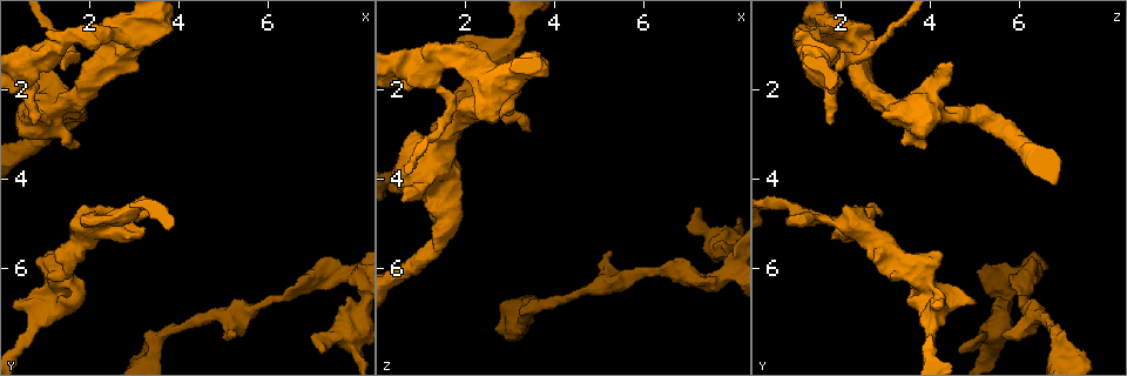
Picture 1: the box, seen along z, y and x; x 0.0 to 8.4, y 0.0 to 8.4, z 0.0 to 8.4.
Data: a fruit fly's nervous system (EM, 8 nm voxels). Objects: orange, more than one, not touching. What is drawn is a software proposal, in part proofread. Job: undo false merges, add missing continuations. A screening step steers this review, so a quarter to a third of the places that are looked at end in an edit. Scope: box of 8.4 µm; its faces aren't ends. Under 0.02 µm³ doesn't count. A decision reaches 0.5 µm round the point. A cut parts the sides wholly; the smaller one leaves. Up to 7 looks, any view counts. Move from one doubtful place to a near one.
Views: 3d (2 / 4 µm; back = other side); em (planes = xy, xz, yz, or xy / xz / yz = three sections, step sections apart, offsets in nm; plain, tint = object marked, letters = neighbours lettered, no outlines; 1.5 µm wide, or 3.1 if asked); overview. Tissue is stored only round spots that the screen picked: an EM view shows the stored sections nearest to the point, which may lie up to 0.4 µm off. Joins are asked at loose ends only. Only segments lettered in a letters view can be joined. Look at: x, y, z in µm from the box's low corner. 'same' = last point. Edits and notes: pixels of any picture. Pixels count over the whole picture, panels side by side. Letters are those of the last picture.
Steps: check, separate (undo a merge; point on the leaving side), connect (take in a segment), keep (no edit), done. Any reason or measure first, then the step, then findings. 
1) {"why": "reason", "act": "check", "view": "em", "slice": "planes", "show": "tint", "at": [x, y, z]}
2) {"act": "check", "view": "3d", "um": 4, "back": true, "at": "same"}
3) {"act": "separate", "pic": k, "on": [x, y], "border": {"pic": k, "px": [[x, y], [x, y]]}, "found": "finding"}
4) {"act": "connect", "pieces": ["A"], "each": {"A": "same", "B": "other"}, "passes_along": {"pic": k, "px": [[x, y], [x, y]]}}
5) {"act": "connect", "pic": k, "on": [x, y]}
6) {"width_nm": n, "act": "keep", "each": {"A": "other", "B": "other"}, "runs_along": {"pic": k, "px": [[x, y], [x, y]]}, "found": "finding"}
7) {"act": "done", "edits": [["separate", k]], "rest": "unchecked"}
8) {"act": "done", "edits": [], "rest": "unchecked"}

{"why": "free end", "act": "check", "view": "3d", "um": 2, "at": [5.25, 7.45, 5.70]}

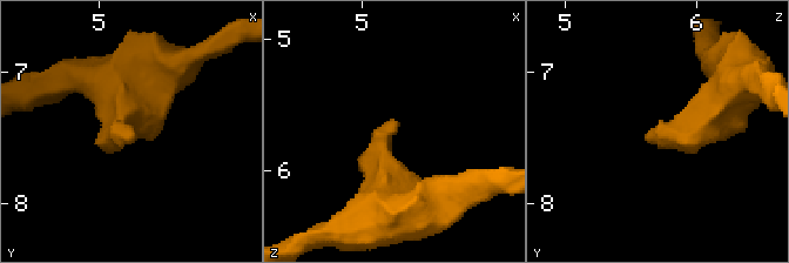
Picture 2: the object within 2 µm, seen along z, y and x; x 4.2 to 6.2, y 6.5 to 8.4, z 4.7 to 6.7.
{"why": "need the tissue", "act": "check", "view": "em", "slice": "planes", "show": "letters", "at": [5.26, 7.52, 5.66]}

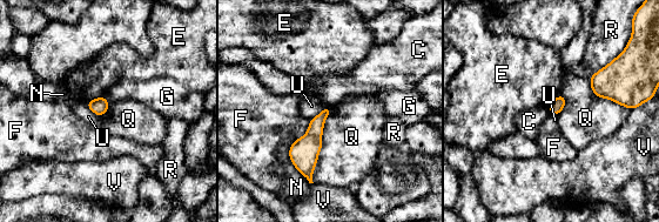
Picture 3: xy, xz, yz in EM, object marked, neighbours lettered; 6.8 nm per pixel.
{"act": "keep", "each": {"C": "other", "E": "other", "F": "other", "G": "other", "N": "other", "Q": "other", "R": "other", "U": "other", "V": "other"}, "found": "none of them fits"}

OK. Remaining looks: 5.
{"why": "free end", "act": "check", "view": "3d", "um": 2, "at": [3.20, 5.10, 2.05]}

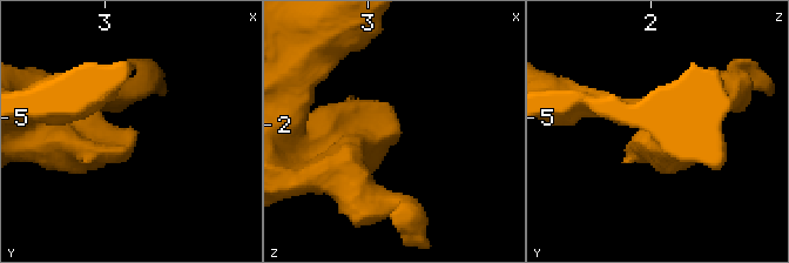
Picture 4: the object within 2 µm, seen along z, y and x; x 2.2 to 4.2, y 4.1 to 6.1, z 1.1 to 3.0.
{"act": "check", "view": "em", "slice": "xy", "step": 8, "show": "letters", "at": [3.24, 5.12, 1.98]}

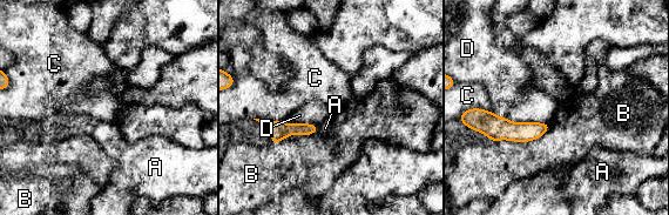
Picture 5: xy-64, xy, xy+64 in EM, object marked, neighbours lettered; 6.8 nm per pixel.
{"act": "check", "view": "em", "slice": "planes", "show": "letters", "at": "same"}

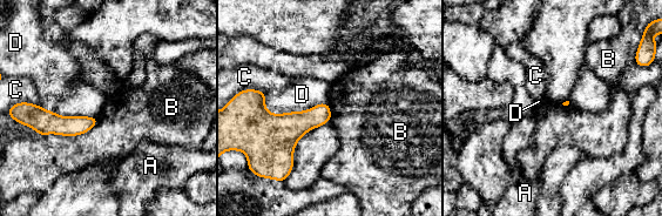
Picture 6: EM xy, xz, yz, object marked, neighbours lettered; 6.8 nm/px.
{"act": "keep", "each": {"A": "other", "B": "other", "C": "other", "D": "other"}, "border": {"pic": 6, "px": [[99, 116], [81, 134], [38, 135]]}, "found": "no lettered segment goes on from it"}

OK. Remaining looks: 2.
{"why": "touches itself", "act": "check", "view": "em", "slice": "xy", "step": 8, "show": "tint", "at": [1.55, 1.35, 2.10]}

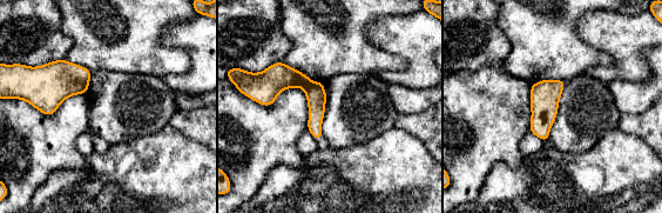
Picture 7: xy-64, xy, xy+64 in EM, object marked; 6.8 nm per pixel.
{"why": "see the neighbours", "act": "check", "view": "em", "slice": "xy", "step": 8, "show": "letters", "at": "same"}

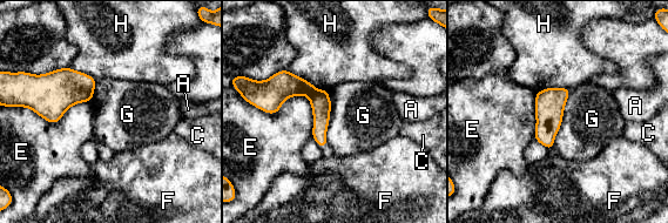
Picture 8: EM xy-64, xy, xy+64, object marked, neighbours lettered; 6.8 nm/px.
{"act": "separate", "pic": 8, "on": [321, 103], "each": {"A": "other", "C": "other", "E": "other", "F": "other", "G": "other", "H": "other"}, "part_leaving": {"pic": 8, "px": [[319, 93], [322, 143]]}, "found": "two neurons meet here"}

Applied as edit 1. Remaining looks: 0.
{"act": "done", "edits": [["separate", 8]], "rest": "unchecked"}

